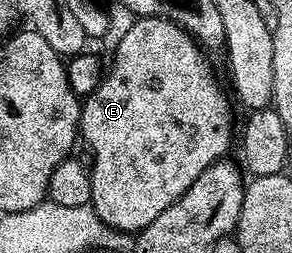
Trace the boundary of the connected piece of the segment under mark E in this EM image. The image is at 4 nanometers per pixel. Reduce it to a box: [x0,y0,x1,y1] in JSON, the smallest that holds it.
[79,16,235,234]

